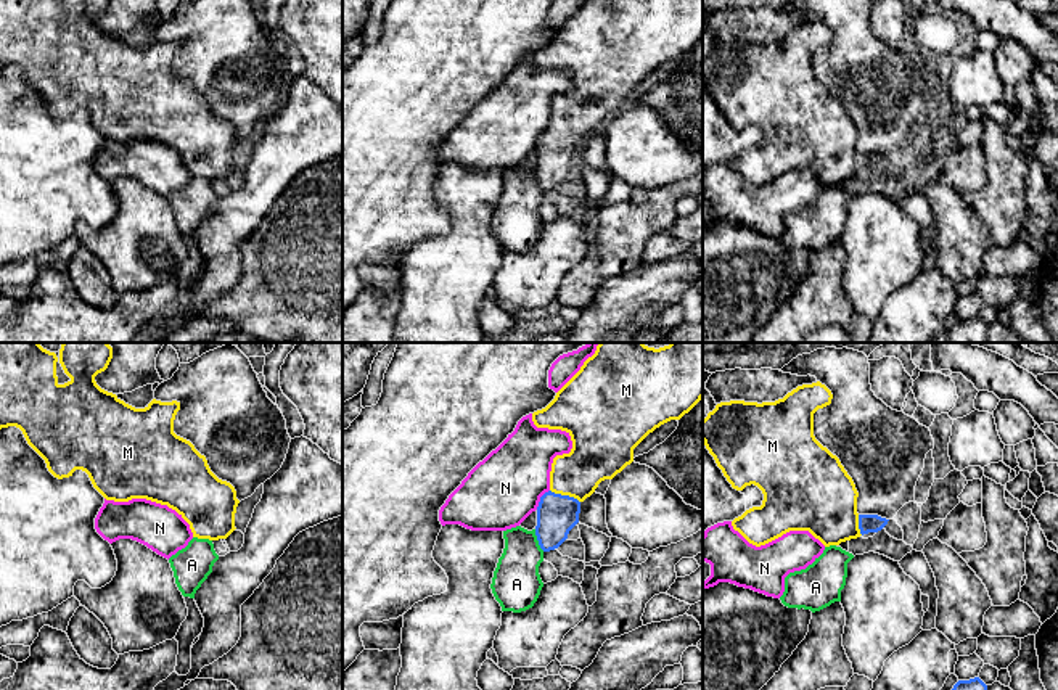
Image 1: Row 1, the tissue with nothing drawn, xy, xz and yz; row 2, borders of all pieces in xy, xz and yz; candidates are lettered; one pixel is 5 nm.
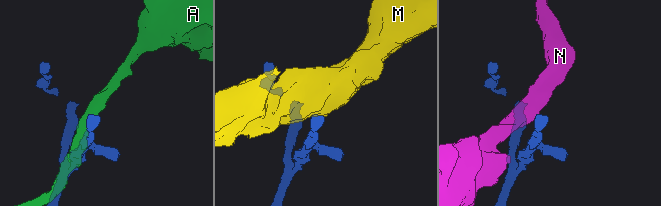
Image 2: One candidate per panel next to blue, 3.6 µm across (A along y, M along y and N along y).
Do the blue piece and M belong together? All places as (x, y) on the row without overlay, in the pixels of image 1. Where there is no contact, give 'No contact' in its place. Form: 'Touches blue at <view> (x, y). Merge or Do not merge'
Touches blue at xz (565, 135). Merge

